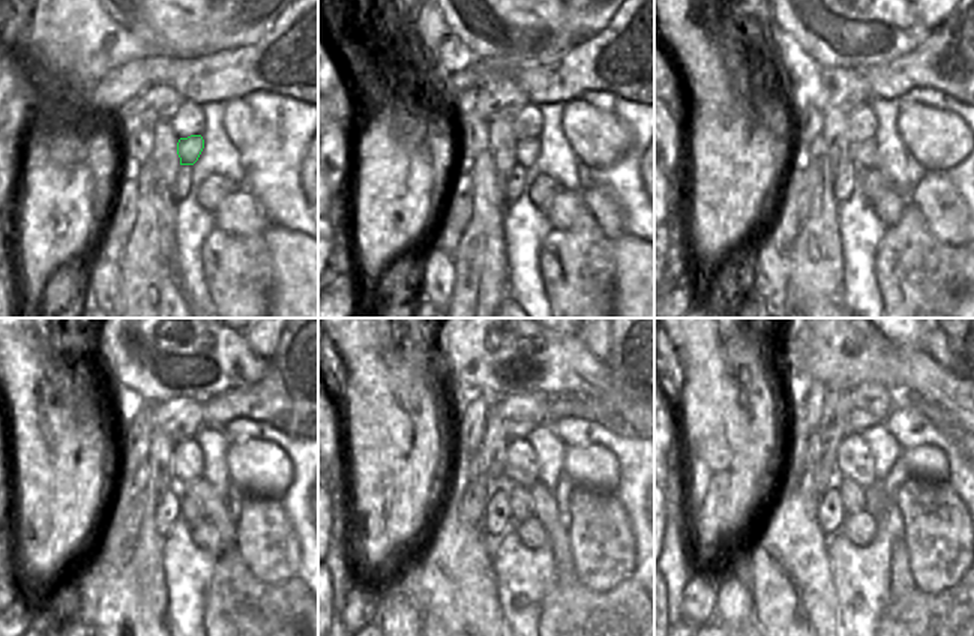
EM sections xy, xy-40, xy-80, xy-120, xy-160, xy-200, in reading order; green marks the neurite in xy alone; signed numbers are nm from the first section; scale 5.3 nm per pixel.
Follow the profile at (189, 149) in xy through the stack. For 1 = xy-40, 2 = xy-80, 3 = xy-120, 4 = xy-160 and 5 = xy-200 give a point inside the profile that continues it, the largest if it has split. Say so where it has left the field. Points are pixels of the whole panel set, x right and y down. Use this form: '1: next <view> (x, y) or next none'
1: next xy-40 (529, 149)
2: next xy-80 (863, 153)
3: next xy-120 (213, 512)
4: next xy-160 (545, 504)
5: next xy-200 (875, 497)

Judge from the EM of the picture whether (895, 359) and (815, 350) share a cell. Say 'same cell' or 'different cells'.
same cell

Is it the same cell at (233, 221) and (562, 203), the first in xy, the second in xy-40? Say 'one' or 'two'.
one

